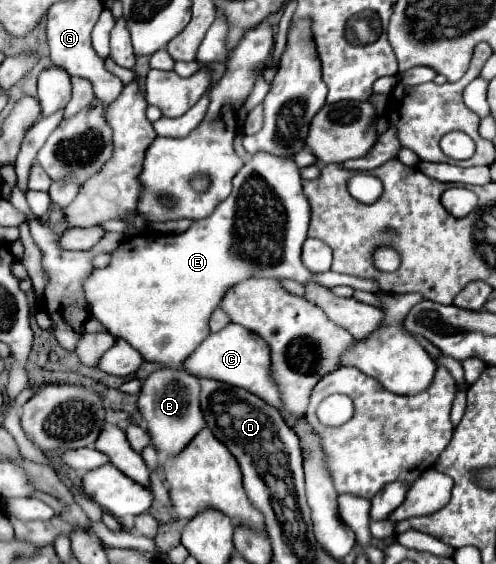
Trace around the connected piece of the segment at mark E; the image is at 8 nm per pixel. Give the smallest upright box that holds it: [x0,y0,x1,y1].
[85,152,359,368]

